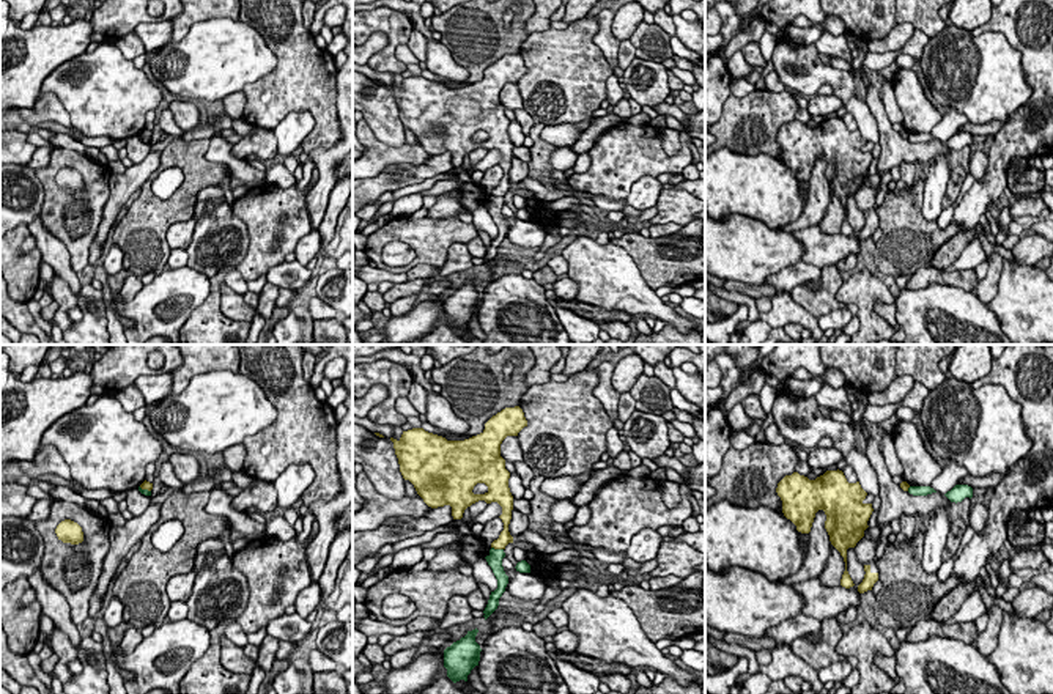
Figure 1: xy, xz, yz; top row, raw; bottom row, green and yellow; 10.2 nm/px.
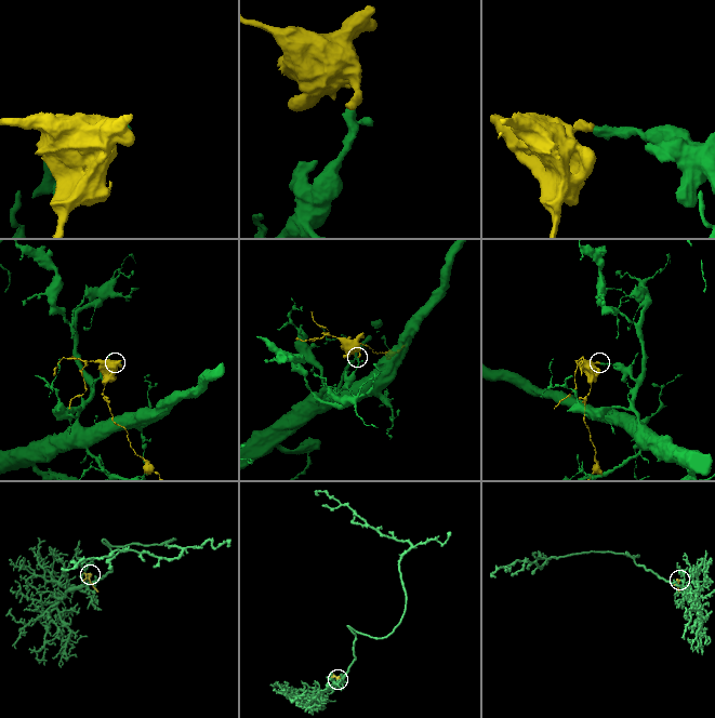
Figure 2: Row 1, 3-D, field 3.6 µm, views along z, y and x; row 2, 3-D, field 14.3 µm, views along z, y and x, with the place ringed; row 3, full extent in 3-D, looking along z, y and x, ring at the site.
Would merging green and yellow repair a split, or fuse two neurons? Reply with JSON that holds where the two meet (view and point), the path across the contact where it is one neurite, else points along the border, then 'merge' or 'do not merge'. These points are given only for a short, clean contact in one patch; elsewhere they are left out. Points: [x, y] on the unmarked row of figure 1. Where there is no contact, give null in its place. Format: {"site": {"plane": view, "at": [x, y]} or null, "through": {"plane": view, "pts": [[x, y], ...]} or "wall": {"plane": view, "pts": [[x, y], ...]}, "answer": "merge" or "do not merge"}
{"site": {"plane": "xz", "at": [498, 197]}, "wall": {"plane": "xz", "pts": [[491, 194], [502, 197]]}, "answer": "do not merge"}

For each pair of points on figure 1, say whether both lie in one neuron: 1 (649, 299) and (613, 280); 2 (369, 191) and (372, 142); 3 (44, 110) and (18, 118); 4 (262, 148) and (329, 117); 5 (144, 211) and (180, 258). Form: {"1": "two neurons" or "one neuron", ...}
{"1": "one neuron", "2": "two neurons", "3": "one neuron", "4": "two neurons", "5": "two neurons"}

